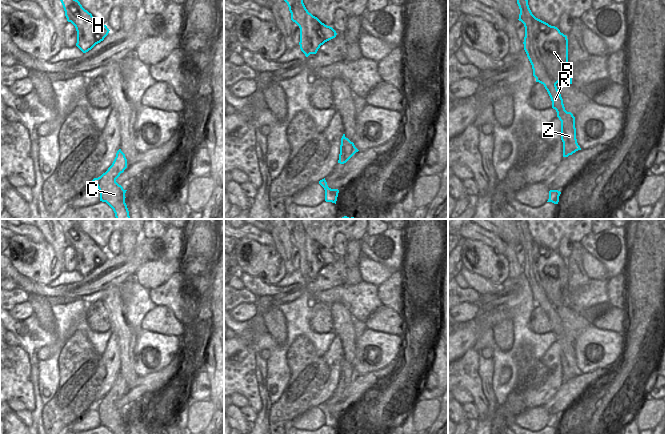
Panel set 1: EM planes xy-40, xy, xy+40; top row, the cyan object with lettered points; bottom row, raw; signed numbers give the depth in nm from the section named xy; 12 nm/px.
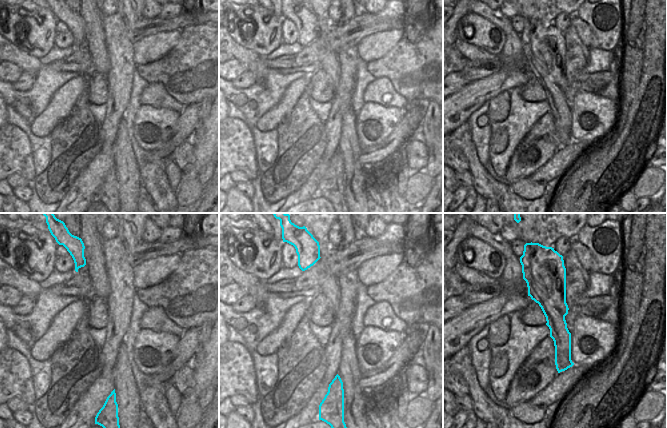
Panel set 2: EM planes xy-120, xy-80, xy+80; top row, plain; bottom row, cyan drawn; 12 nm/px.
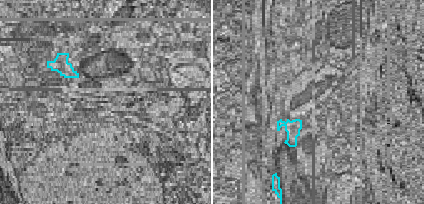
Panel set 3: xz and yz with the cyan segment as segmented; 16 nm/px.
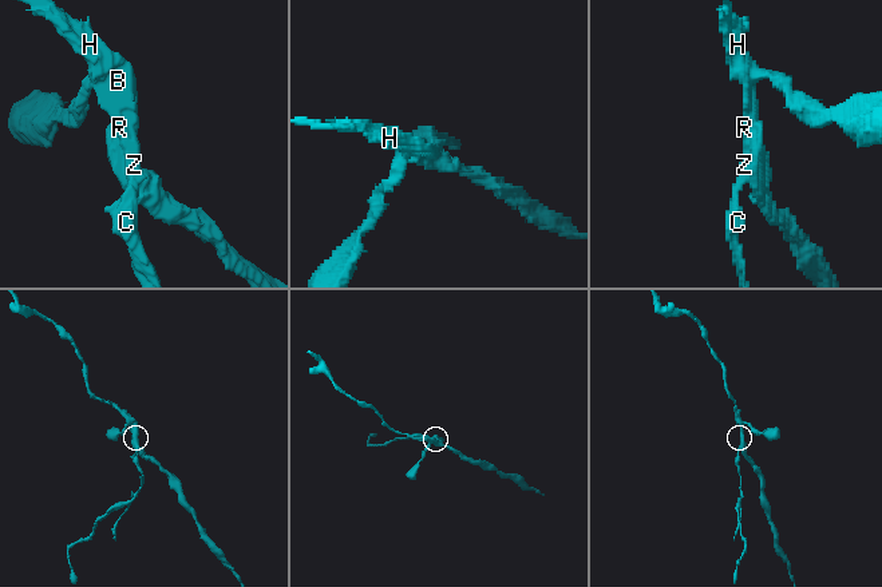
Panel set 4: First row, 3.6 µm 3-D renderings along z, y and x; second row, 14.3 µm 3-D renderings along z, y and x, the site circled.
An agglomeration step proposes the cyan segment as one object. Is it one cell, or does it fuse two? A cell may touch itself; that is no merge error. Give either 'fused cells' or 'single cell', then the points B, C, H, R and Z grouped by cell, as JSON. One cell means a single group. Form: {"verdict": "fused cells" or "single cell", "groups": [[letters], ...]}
{"verdict": "fused cells", "groups": [["B", "H", "R", "Z"], ["C"]]}

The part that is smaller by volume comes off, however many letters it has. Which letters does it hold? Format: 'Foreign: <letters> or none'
Foreign: C

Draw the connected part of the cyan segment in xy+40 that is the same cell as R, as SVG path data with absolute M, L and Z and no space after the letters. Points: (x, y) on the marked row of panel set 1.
M517 0L517 4L520 9L518 20L525 27L524 50L532 65L536 82L544 85L551 98L552 108L556 110L557 117L561 121L563 157L568 157L573 143L576 144L576 151L581 150L576 139L575 117L571 112L565 110L563 99L556 86L558 82L562 81L572 84L572 69L568 66L568 39L557 27L536 18L529 8L528 0Z

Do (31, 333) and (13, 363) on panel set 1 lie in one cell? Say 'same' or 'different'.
different

